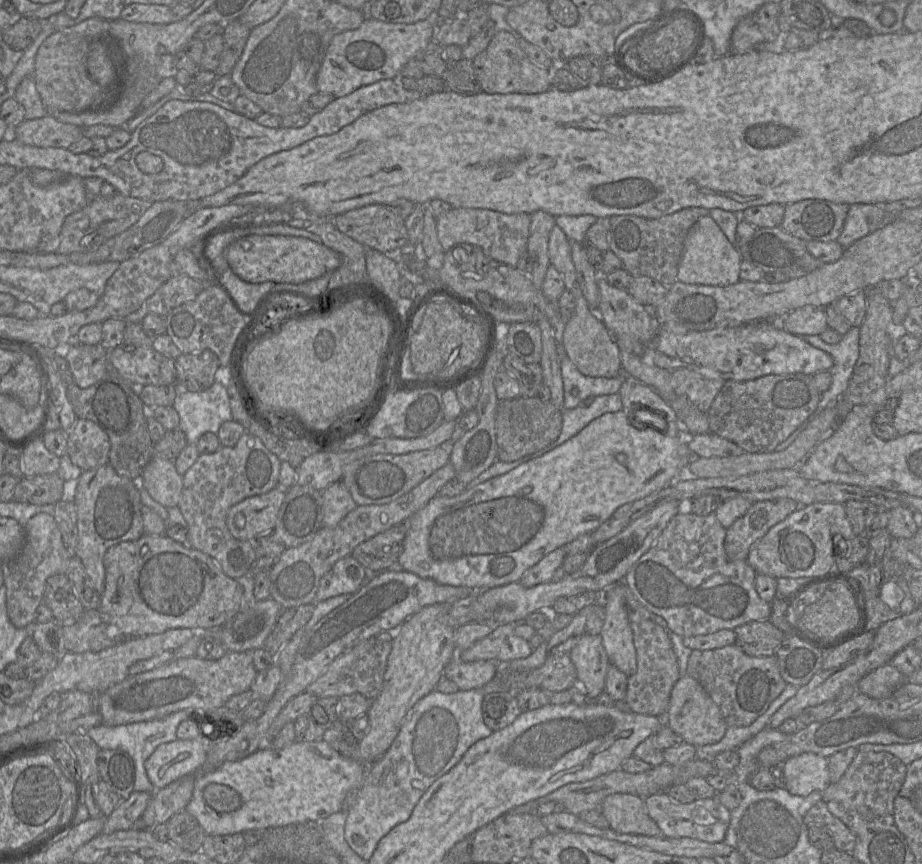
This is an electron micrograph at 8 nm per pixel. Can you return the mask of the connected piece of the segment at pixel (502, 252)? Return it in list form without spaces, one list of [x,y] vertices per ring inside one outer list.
[[[452,208],[436,219],[437,236],[446,251],[459,244],[477,246],[489,258],[516,267],[520,257],[527,252],[530,233],[530,215],[506,214],[483,208]]]

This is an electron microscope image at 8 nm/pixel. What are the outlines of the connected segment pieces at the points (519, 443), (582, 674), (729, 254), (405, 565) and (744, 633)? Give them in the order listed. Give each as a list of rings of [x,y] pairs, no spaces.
[[[516,397],[499,401],[496,411],[495,431],[497,460],[513,462],[538,452],[557,440],[562,429],[562,411],[554,404],[542,402],[538,397]]]
[[[584,633],[569,652],[577,683],[589,700],[597,699],[605,690],[605,680],[610,662],[601,635]]]
[[[709,216],[701,217],[688,231],[678,266],[677,281],[686,284],[725,287],[737,283],[742,258],[716,222]]]
[[[621,409],[617,412],[605,413],[591,421],[578,434],[568,439],[553,450],[541,457],[522,463],[509,472],[490,478],[489,480],[465,489],[461,494],[453,497],[436,495],[424,507],[418,510],[407,520],[407,533],[403,542],[402,552],[397,560],[397,567],[403,571],[412,572],[422,578],[432,579],[437,583],[452,586],[466,586],[477,590],[494,588],[519,582],[526,570],[538,563],[544,556],[558,547],[564,546],[577,537],[592,533],[602,523],[610,519],[617,508],[625,503],[633,503],[662,488],[672,484],[678,478],[686,476],[686,468],[693,459],[693,454],[686,443],[686,432],[676,437],[670,437],[659,430],[669,427],[666,420],[656,418],[638,422],[631,418],[629,410]]]
[[[769,620],[743,624],[735,628],[734,632],[736,634],[736,645],[752,657],[774,655],[786,636]]]

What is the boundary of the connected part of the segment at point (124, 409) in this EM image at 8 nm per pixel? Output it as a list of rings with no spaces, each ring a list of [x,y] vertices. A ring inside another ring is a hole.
[[[114,370],[88,388],[69,384],[66,396],[77,419],[96,423],[110,441],[109,461],[118,475],[139,480],[142,471],[155,454],[154,444],[147,428],[148,409],[138,394],[138,387],[120,377]]]

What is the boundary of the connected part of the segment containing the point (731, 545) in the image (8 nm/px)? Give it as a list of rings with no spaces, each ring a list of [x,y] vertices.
[[[788,498],[752,503],[748,511],[727,529],[724,549],[728,559],[747,560],[751,547],[799,507],[799,503]]]

